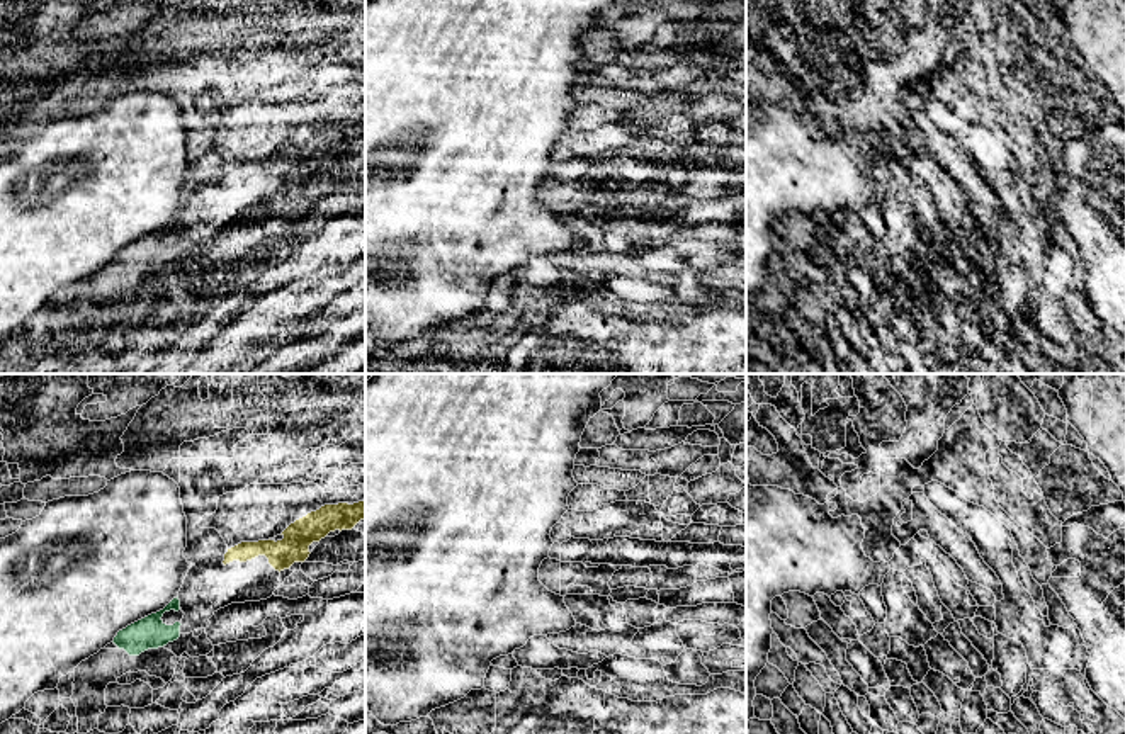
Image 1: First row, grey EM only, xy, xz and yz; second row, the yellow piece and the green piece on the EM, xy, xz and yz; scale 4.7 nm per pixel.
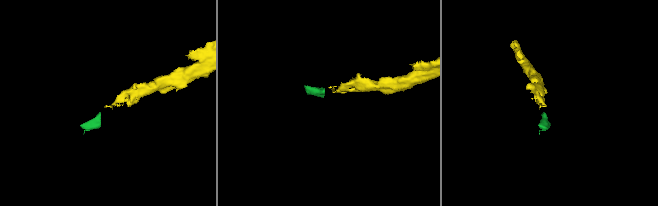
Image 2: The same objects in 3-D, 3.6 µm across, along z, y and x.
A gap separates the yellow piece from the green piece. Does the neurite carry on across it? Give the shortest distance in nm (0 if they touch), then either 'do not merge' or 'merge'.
260 nm | merge

